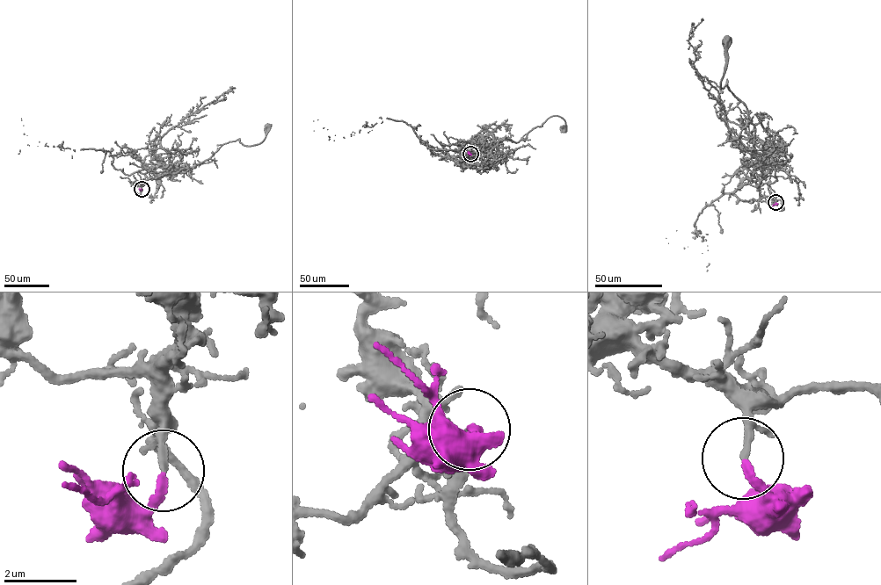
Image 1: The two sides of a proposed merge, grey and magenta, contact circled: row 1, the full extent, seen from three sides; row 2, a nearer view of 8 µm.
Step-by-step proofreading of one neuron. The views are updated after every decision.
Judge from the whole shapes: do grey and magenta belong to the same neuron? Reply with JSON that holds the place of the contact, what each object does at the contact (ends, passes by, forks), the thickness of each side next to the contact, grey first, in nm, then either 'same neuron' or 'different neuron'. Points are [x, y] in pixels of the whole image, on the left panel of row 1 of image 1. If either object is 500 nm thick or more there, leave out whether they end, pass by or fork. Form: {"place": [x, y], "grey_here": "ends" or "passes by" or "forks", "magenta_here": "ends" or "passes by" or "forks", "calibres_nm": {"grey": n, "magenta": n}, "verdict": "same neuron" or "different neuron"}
{"place": [141, 189], "grey_here": "ends", "magenta_here": "ends", "calibres_nm": {"grey": 170, "magenta": 200}, "verdict": "same neuron"}

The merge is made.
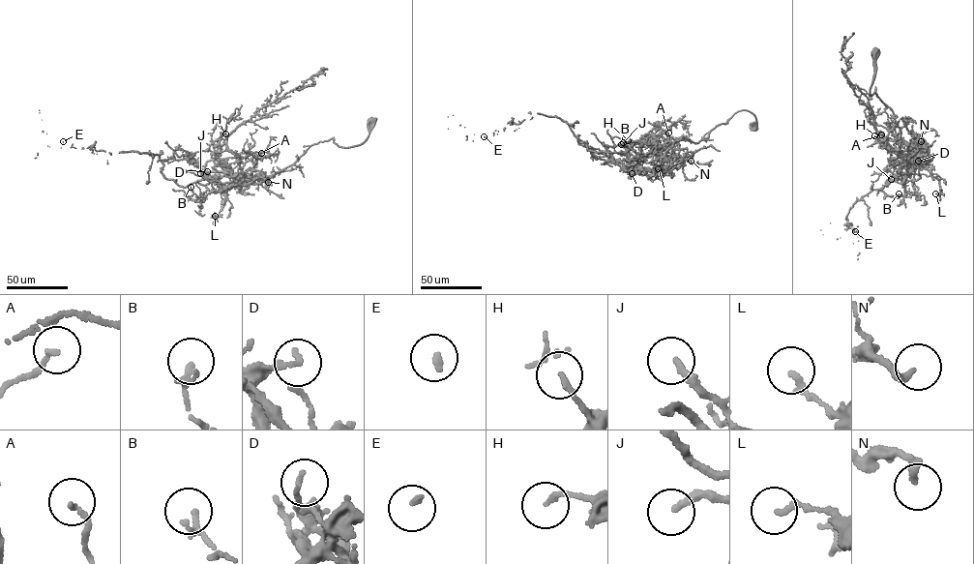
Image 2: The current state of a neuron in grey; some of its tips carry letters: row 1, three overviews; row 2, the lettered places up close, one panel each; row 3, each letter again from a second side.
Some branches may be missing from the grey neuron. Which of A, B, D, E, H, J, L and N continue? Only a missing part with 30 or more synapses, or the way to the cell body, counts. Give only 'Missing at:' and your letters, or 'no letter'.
Missing at: E, J

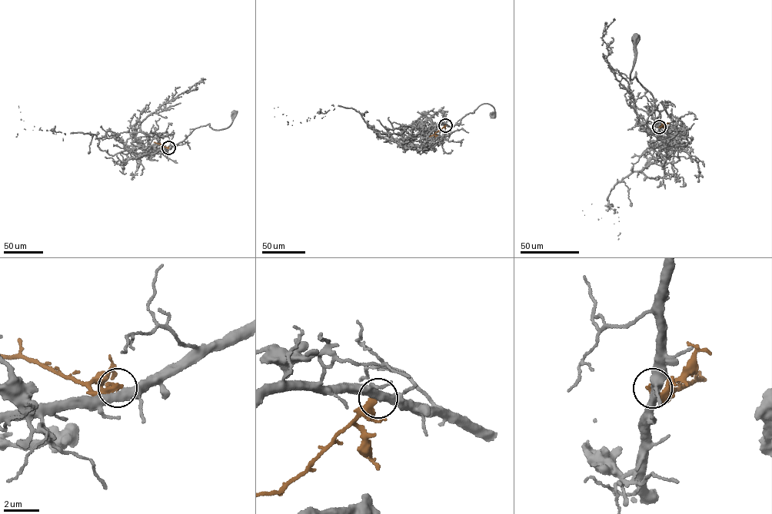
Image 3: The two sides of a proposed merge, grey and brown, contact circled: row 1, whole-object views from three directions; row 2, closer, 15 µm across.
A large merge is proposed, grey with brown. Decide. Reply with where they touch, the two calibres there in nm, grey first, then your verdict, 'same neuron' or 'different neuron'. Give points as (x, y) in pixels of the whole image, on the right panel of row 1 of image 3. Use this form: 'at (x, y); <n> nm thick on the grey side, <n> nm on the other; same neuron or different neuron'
at (659, 127); 400 nm thick on the grey side, 360 nm on the other; different neuron

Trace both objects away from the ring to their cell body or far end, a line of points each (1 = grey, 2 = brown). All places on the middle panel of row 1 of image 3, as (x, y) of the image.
1: (445, 124), (452, 127), (460, 123), (461, 118), (484, 104), (494, 107), (492, 115)
2: (445, 125), (429, 136)

